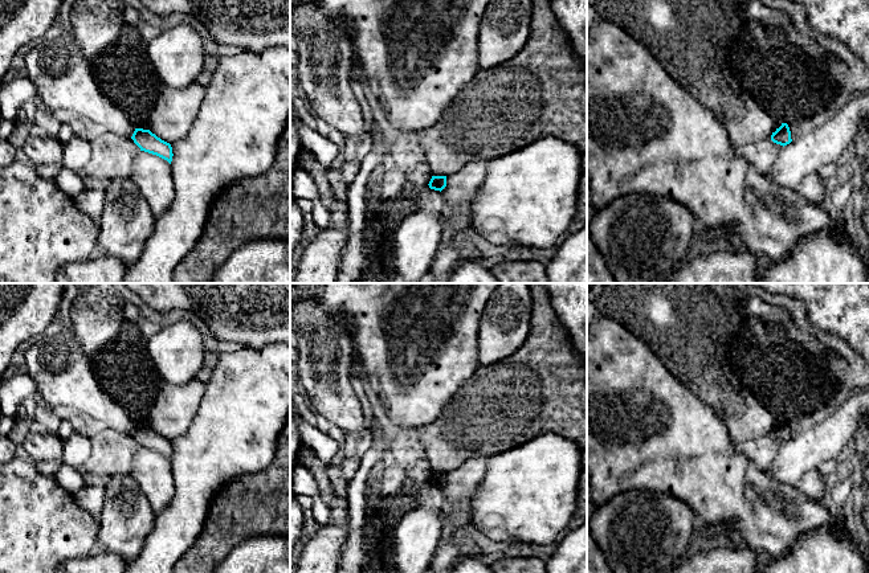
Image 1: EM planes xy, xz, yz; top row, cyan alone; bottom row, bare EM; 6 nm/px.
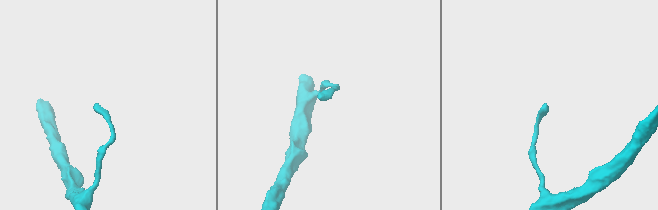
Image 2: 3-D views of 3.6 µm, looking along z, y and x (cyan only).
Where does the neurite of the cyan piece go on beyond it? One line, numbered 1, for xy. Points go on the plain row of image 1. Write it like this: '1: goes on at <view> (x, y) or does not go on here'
1: does not go on here

